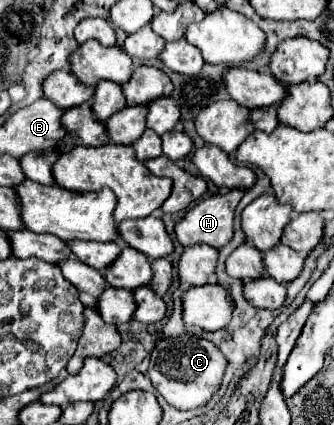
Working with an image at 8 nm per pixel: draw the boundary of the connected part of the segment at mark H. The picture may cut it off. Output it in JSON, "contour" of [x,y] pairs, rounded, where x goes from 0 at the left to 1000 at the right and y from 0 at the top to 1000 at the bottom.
{"contour":[[[689,447],[677,456],[629,461],[551,499],[551,513],[527,522],[521,551],[545,579],[623,574],[647,588],[665,584],[701,546],[701,489],[725,471],[725,447]]]}

